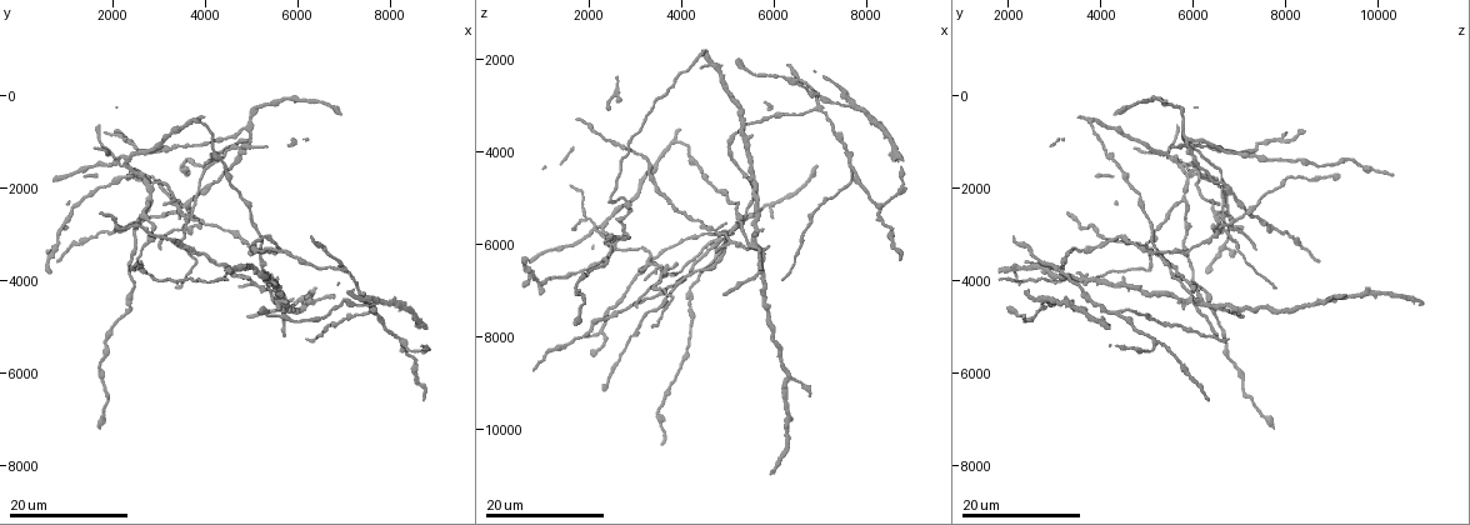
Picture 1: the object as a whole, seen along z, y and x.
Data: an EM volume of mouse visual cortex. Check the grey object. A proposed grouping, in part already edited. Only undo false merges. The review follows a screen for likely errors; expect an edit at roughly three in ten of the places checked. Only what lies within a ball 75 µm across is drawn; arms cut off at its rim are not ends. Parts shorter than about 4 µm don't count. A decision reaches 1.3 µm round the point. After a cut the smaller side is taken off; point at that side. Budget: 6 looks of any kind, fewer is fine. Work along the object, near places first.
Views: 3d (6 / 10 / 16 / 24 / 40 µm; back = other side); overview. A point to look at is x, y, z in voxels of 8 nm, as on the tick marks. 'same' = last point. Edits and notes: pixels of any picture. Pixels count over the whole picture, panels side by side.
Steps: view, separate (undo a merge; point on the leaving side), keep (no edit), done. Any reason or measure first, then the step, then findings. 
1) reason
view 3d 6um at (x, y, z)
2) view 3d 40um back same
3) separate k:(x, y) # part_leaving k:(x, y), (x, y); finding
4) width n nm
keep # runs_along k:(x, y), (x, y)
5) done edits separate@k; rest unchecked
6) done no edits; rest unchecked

two arms in line, one across
view 3d 24um at (6950, 3650, 3000)

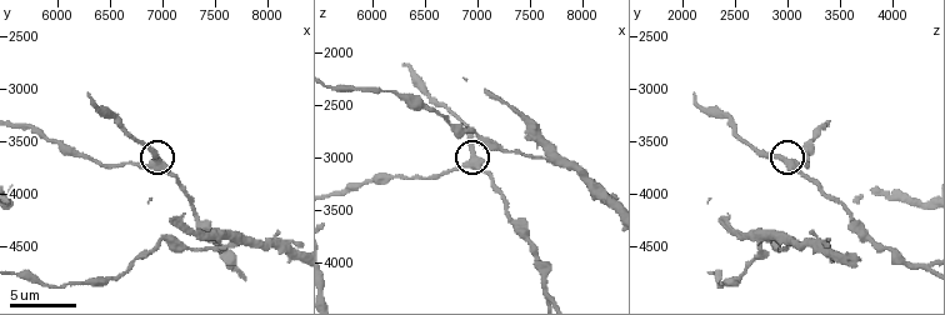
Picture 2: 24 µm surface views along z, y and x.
view 3d 6um at (6980, 3680, 2980)

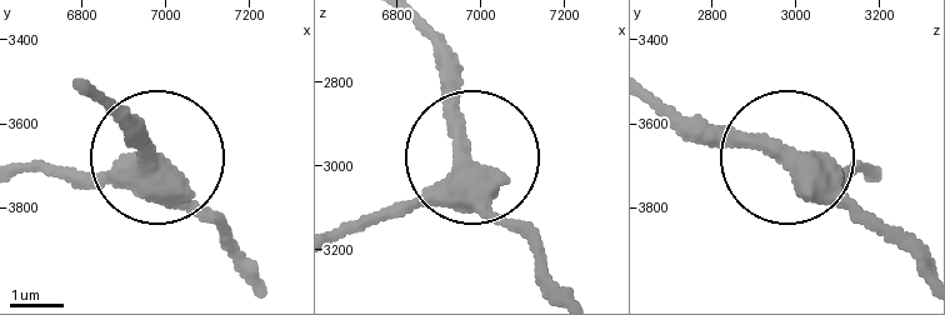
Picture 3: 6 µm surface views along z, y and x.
width 380 nm
keep # all the same cell

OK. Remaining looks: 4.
a fork
view 3d 16um at (5700, 4550, 6550)

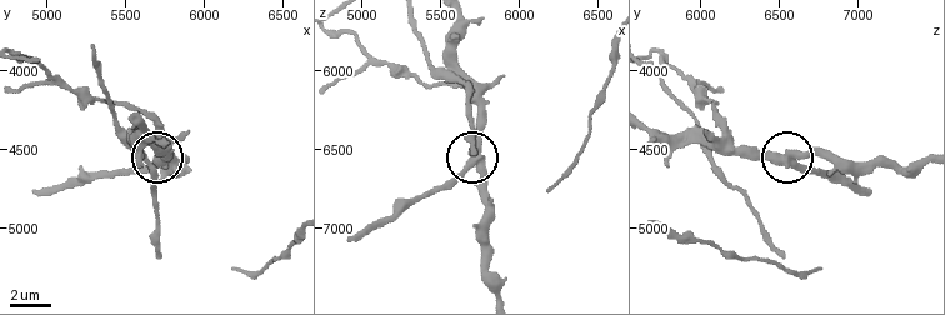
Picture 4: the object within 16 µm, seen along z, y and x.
view 3d 10um at (5720, 4600, 6580)

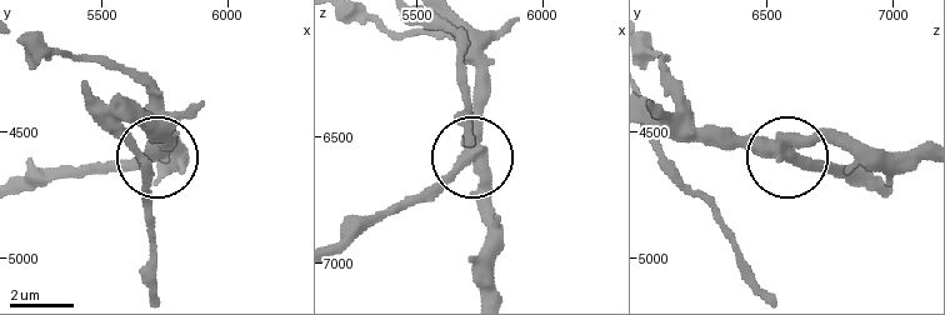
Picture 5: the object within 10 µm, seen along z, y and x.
side_arm 8 um; arms 3
separate 5:(126, 169) # two cells meet here

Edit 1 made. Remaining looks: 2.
done edits separate@5; rest unchecked

